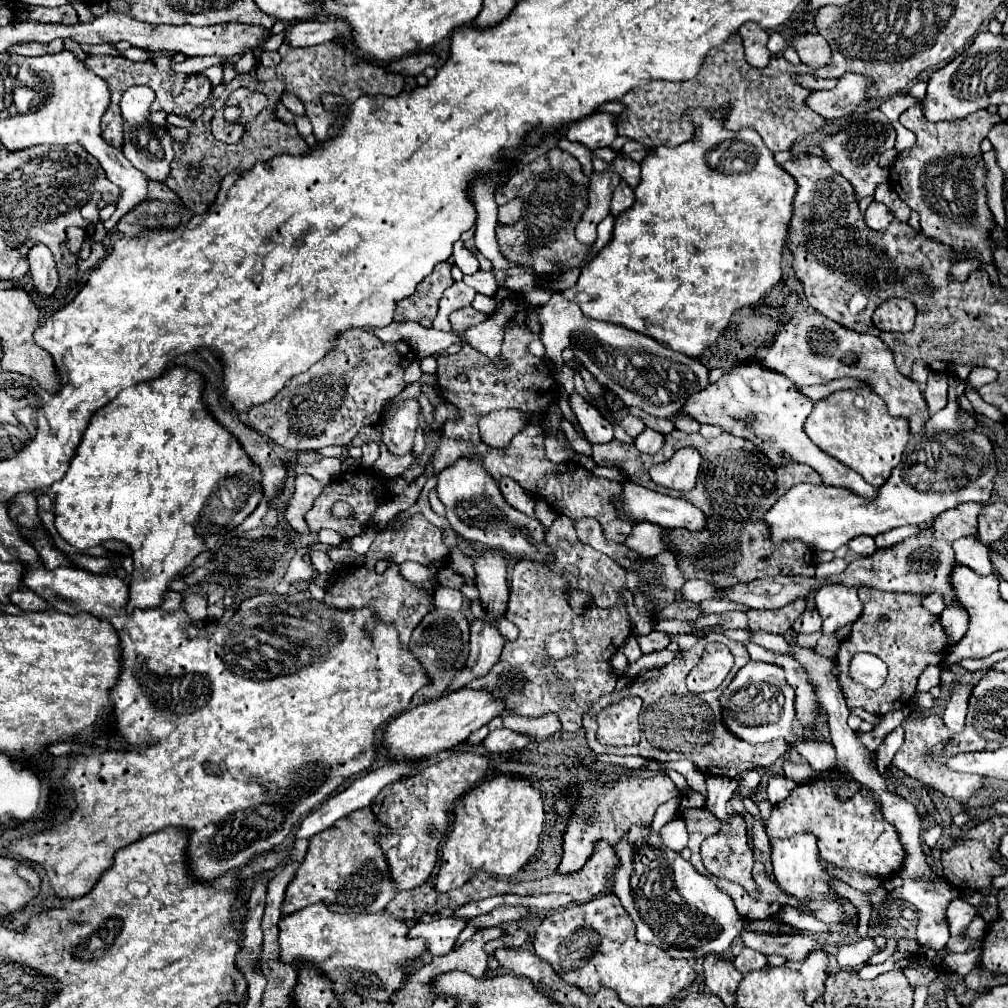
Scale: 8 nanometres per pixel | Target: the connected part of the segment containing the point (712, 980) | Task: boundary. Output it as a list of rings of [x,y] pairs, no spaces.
[[[708,955],[704,959],[704,983],[724,1001],[724,1005],[736,1005],[736,985],[740,983],[740,977],[742,973],[730,959],[720,955]]]

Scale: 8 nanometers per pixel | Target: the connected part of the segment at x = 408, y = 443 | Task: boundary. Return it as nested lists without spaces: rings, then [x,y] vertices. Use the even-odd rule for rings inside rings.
[[[416,399],[394,403],[392,409],[386,413],[382,431],[384,431],[384,443],[390,453],[394,455],[410,453],[418,427],[418,413],[420,405]]]

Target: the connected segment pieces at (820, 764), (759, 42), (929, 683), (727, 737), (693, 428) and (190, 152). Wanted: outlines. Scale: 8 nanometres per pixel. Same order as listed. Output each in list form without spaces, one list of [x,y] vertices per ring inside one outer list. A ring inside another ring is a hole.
[[[810,743],[810,753],[800,753],[806,757],[810,767],[818,773],[824,773],[826,769],[836,767],[836,753],[830,743]]]
[[[744,23],[742,29],[738,29],[738,35],[744,41],[746,61],[752,67],[766,67],[772,57],[772,53],[766,47],[768,33],[764,29],[760,29],[760,25],[756,25],[756,23]]]
[[[928,666],[922,672],[918,679],[918,684],[914,695],[911,698],[909,706],[914,707],[917,694],[920,692],[928,692],[932,687],[940,685],[941,668],[939,666]]]
[[[716,633],[704,635],[694,647],[690,647],[686,651],[678,651],[676,657],[668,665],[664,665],[660,669],[650,669],[648,673],[638,675],[622,691],[612,691],[608,695],[602,695],[594,703],[594,713],[598,713],[606,705],[616,701],[616,697],[628,697],[628,695],[642,697],[644,699],[644,707],[640,711],[640,727],[642,727],[640,743],[632,745],[632,747],[608,747],[608,745],[598,743],[598,739],[594,737],[592,711],[588,711],[588,715],[584,715],[584,719],[582,719],[582,725],[584,725],[590,749],[594,753],[640,755],[640,757],[646,757],[646,759],[654,759],[658,763],[690,759],[702,773],[708,773],[712,769],[738,769],[738,773],[748,771],[748,769],[766,769],[778,757],[782,757],[786,753],[786,749],[788,749],[784,739],[776,739],[776,741],[770,741],[766,745],[748,745],[748,743],[740,741],[738,737],[732,737],[732,733],[728,733],[728,729],[724,729],[724,723],[720,721],[720,703],[718,703],[720,691],[724,691],[724,689],[716,689],[716,691],[700,693],[700,695],[692,695],[686,689],[686,675],[696,665],[696,661],[700,661],[704,645],[710,643],[710,641],[720,641],[720,643],[728,645],[728,649],[732,651],[736,663],[734,663],[734,667],[732,667],[728,677],[734,677],[736,671],[744,663],[750,661],[748,649],[742,643],[736,643],[736,641],[728,639],[726,635],[716,635]],[[694,701],[700,701],[700,703],[694,703]]]
[[[686,415],[674,419],[674,425],[676,425],[676,429],[686,431],[686,433],[696,433],[700,429],[700,423],[696,419],[692,419],[692,417],[686,417]]]
[[[238,75],[234,79],[234,83],[238,83],[238,87],[248,87],[248,89],[262,91],[270,99],[270,105],[258,115],[258,119],[254,123],[250,123],[248,137],[244,137],[236,145],[226,145],[226,143],[216,141],[212,131],[210,131],[210,119],[212,119],[212,111],[214,109],[206,109],[206,113],[200,119],[196,119],[194,125],[188,129],[188,141],[186,143],[182,143],[178,139],[172,139],[174,159],[170,163],[170,175],[166,177],[164,183],[180,197],[180,201],[184,205],[188,205],[188,209],[192,213],[204,213],[210,207],[210,203],[216,199],[216,187],[222,183],[222,179],[228,173],[250,169],[254,165],[254,161],[266,161],[266,159],[270,159],[274,155],[280,155],[280,153],[304,155],[310,149],[306,145],[306,141],[300,137],[296,125],[280,121],[276,117],[276,113],[274,113],[276,111],[276,103],[280,99],[280,93],[284,91],[284,81],[280,81],[280,79],[260,81],[254,75]],[[188,165],[198,165],[200,167],[200,177],[190,177],[188,175]]]

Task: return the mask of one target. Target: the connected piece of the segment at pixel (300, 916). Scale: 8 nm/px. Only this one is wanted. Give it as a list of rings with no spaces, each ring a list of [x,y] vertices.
[[[310,905],[280,919],[280,961],[316,963],[338,987],[352,989],[364,999],[388,1003],[394,989],[400,989],[408,963],[420,961],[428,945],[424,939],[410,939],[410,925],[402,919],[367,913],[332,913],[326,905]]]

